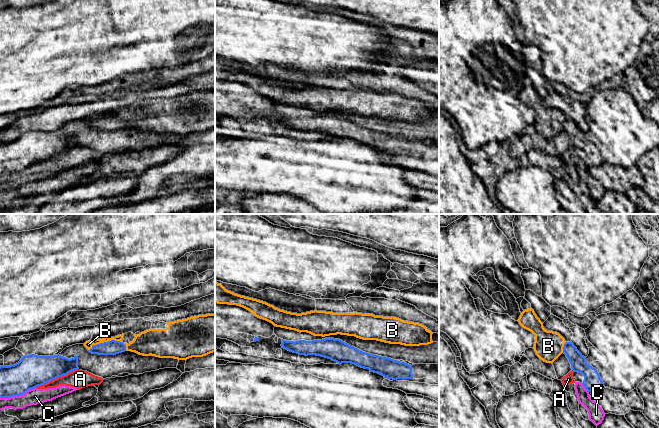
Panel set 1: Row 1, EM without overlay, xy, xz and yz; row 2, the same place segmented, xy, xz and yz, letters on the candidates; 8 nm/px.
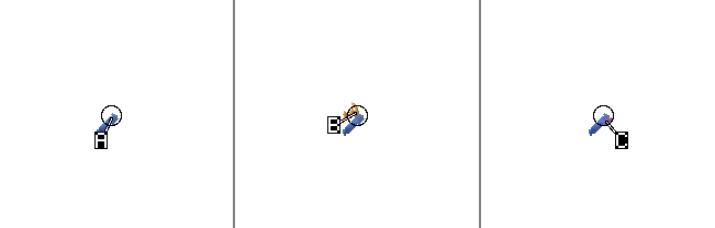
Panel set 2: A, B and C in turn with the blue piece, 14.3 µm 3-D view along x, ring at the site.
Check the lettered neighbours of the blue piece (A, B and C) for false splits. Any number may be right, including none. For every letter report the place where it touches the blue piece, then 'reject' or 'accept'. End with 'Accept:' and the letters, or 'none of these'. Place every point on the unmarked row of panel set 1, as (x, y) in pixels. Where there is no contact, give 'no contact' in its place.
A: xy (56, 153) | reject
B: xy (108, 117) | reject
C: xy (17, 171) | reject
Accept: none of these

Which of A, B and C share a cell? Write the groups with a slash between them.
A C / B

